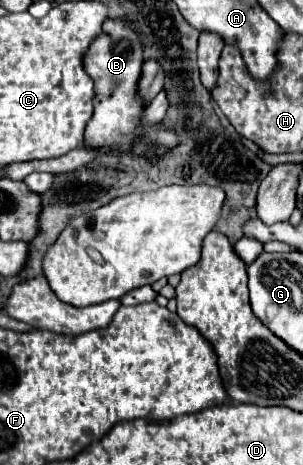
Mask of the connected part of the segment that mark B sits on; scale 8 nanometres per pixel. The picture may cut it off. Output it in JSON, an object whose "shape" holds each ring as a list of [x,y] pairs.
{"shape":[[[105,20],[103,24],[103,34],[95,38],[91,50],[87,50],[85,56],[85,72],[93,78],[97,98],[95,98],[95,114],[87,124],[85,132],[85,144],[93,148],[107,148],[107,150],[129,150],[133,138],[145,134],[153,138],[157,144],[165,146],[175,146],[177,136],[169,132],[165,126],[143,126],[139,128],[139,118],[143,114],[143,100],[137,98],[137,78],[141,74],[141,64],[143,64],[143,50],[137,34],[129,30],[121,20]]]}

